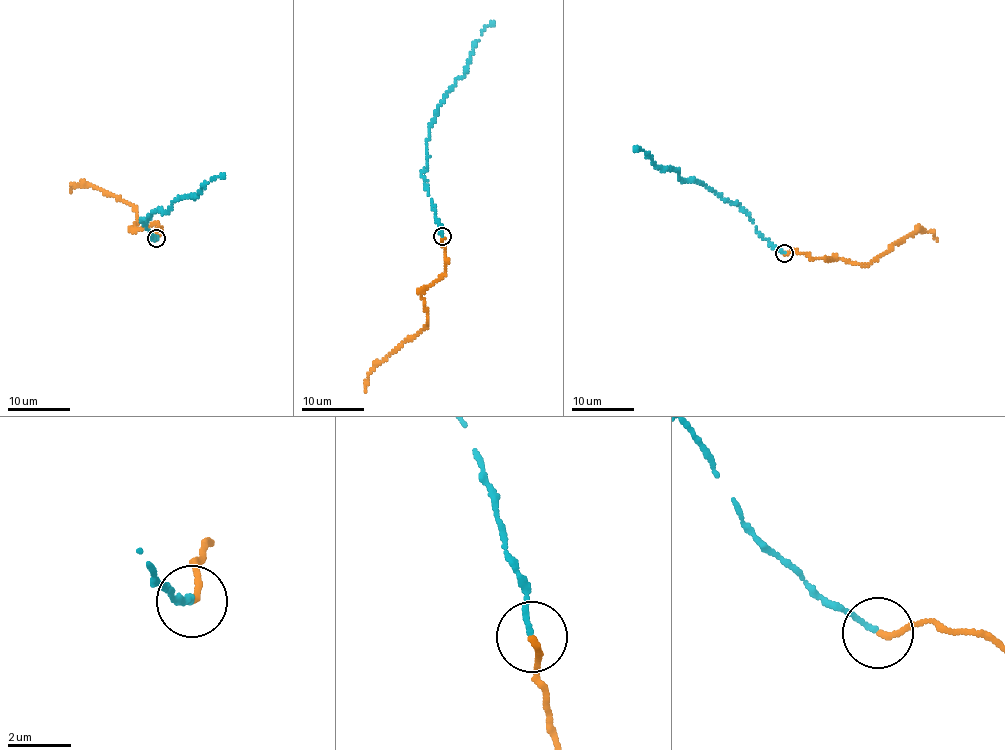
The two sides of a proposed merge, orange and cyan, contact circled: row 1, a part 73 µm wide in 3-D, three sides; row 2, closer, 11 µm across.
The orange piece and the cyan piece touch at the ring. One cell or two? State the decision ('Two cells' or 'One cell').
One cell

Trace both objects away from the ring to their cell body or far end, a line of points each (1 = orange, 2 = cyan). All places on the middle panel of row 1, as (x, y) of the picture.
1: (441, 236), (446, 271), (422, 294), (428, 325), (375, 365), (365, 393)
2: (441, 236), (441, 225), (422, 174), (428, 166), (428, 129), (443, 98), (463, 74), (480, 32), (493, 20)

